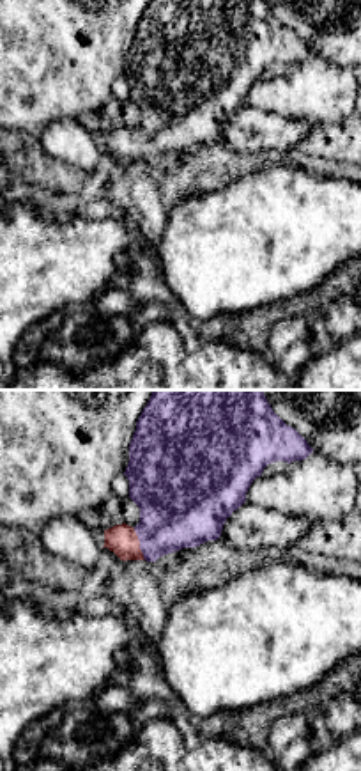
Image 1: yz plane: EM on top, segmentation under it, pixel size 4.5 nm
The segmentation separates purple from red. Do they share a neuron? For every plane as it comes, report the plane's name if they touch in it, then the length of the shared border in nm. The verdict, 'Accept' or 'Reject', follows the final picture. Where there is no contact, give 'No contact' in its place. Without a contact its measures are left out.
Touches purple in yz. Shared border 160 nm

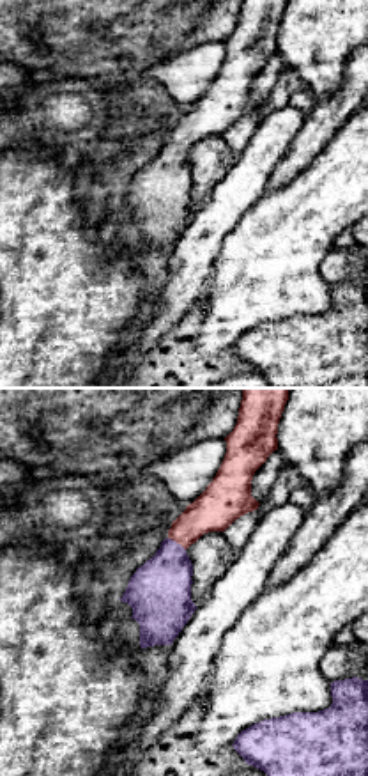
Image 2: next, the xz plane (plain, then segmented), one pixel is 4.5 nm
Touches purple in xz. Shared border 100 nm

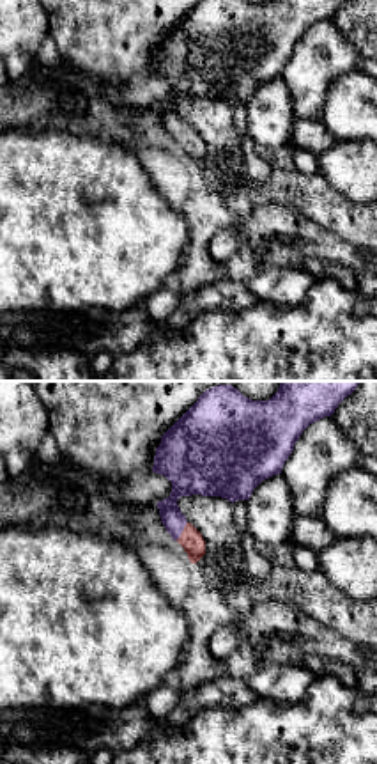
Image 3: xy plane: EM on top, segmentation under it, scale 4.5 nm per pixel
Touches purple in xy. Shared border 100 nm

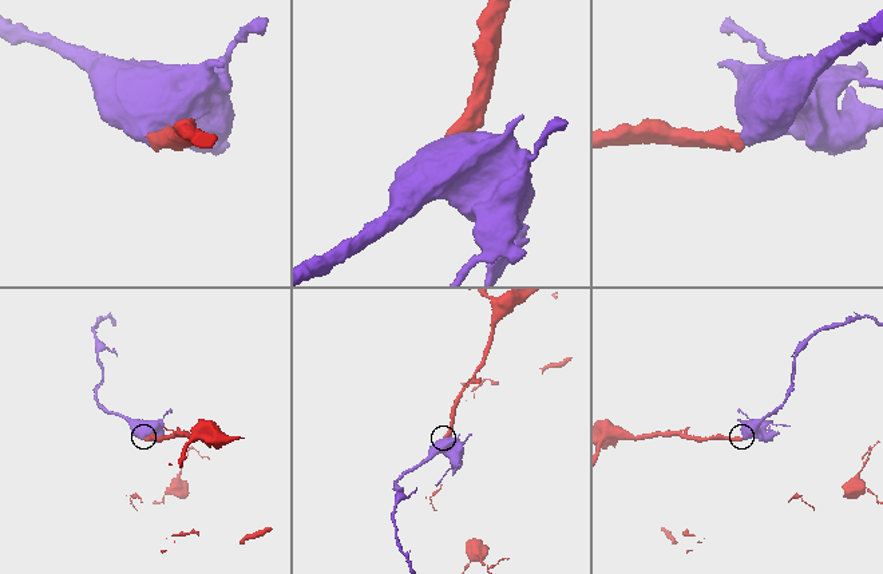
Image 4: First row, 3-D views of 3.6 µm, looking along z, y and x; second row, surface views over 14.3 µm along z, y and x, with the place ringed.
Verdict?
Accept

